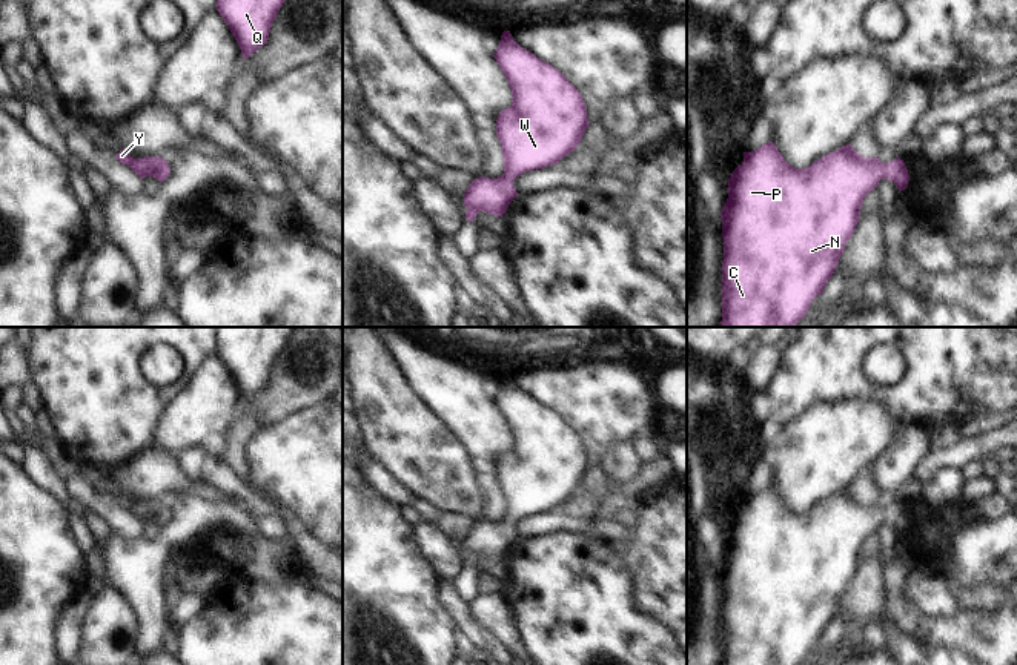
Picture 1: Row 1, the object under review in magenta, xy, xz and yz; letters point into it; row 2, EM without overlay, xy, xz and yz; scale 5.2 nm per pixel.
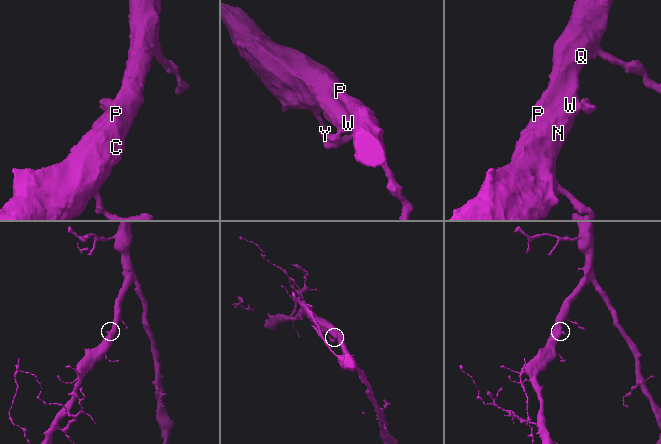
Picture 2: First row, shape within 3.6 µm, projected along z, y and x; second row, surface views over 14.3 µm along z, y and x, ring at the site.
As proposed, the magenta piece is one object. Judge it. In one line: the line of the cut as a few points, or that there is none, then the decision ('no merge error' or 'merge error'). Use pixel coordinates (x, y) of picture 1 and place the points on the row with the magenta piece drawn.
no cut; no merge error

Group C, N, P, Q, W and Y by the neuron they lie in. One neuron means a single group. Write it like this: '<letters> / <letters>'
C N P Q W Y

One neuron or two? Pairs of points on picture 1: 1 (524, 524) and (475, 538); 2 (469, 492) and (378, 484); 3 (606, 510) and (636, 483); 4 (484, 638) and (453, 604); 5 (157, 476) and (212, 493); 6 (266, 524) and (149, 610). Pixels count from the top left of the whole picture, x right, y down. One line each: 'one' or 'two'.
1: two
2: two
3: one
4: one
5: one
6: two

